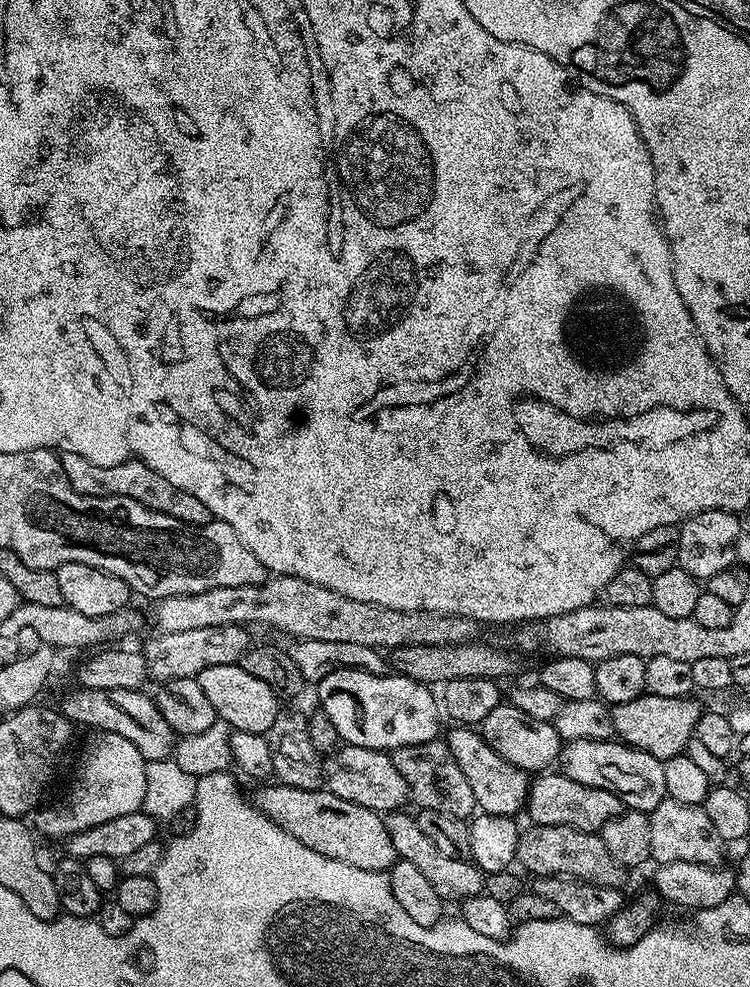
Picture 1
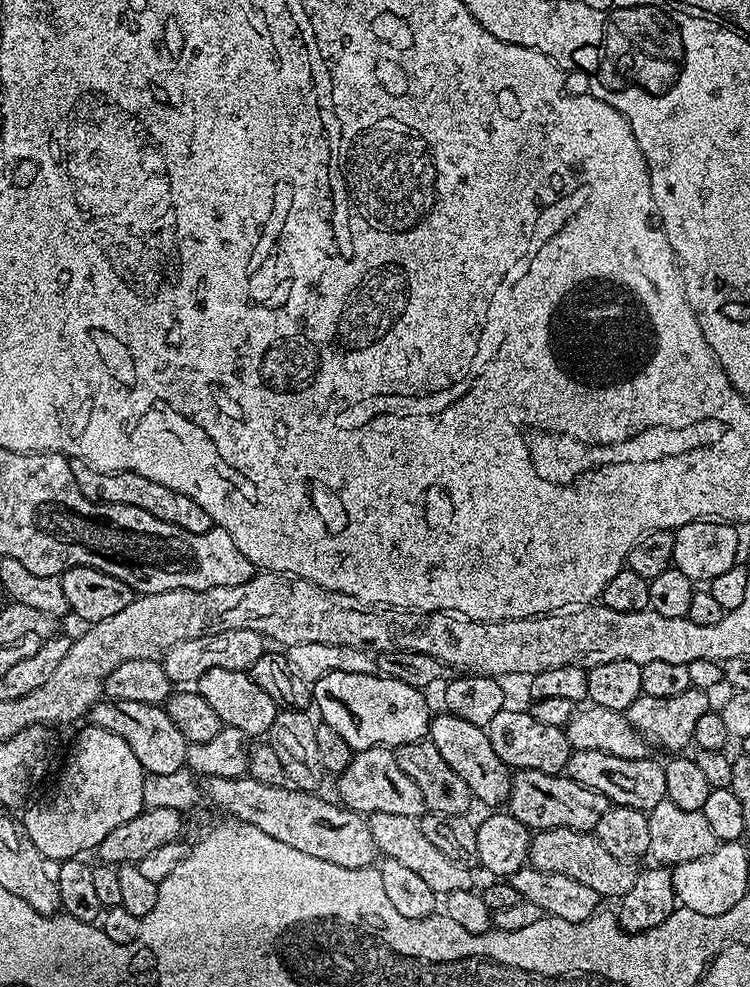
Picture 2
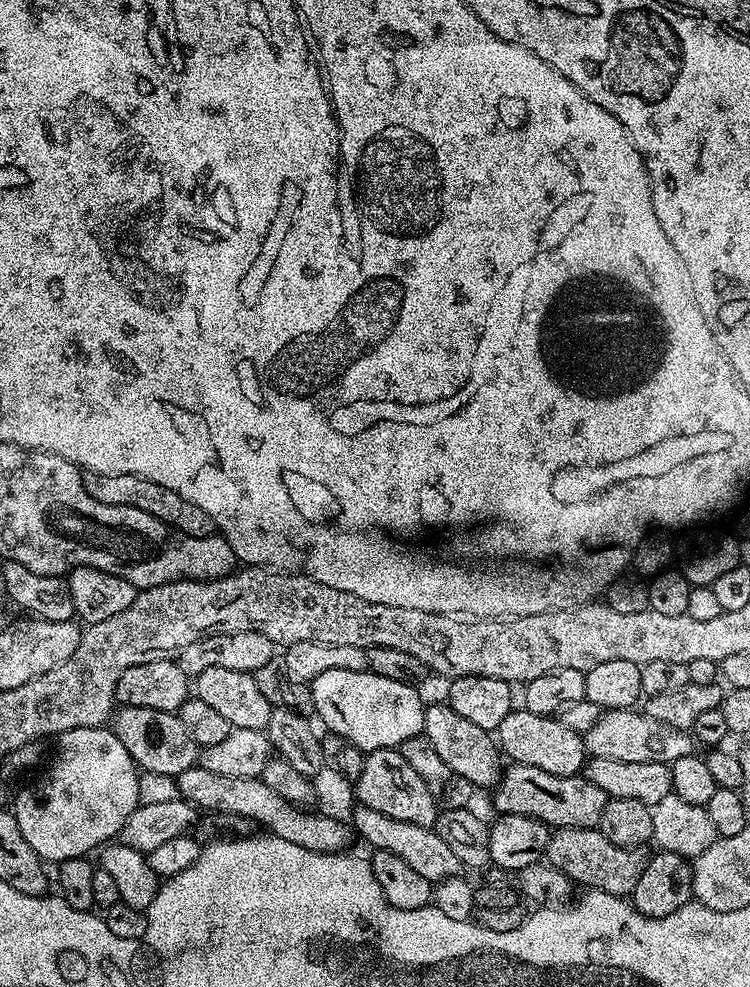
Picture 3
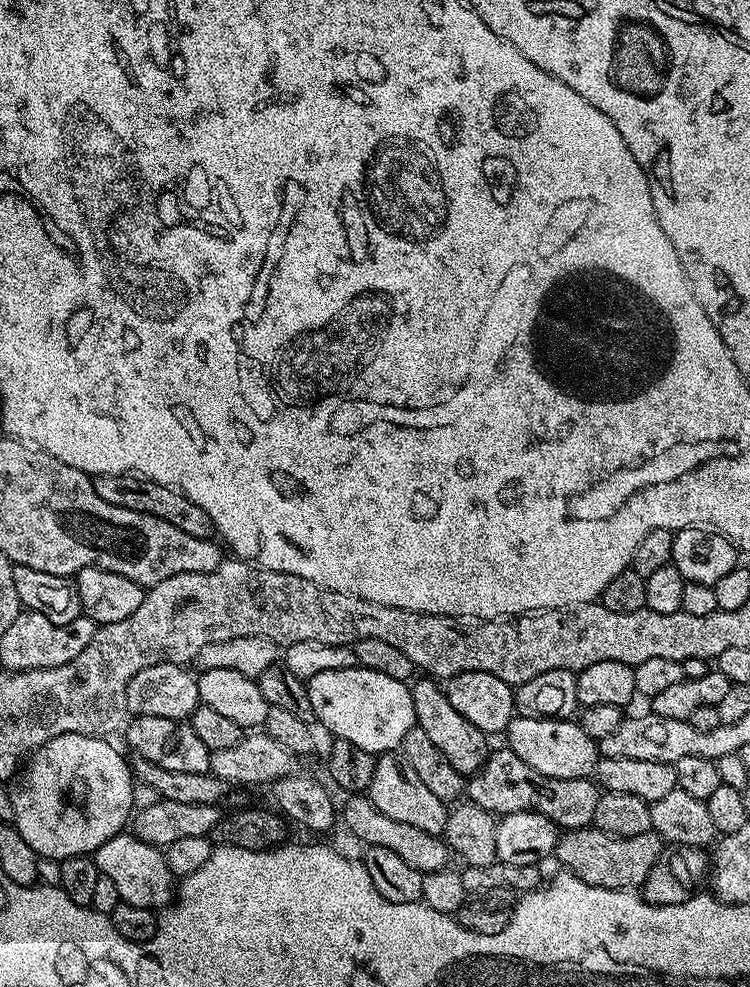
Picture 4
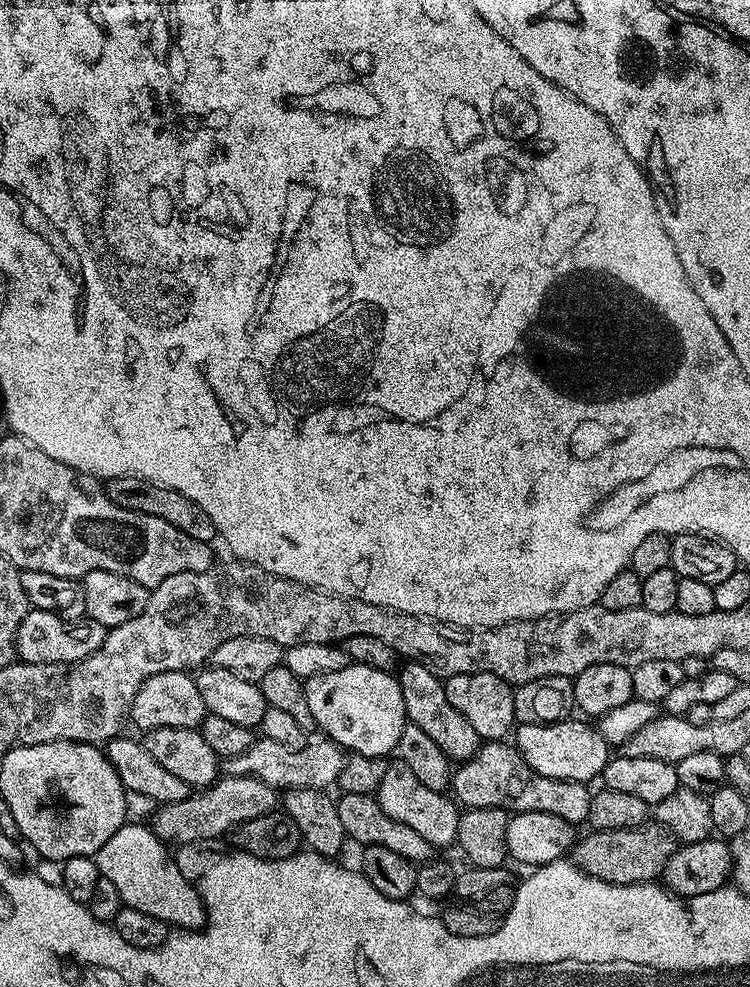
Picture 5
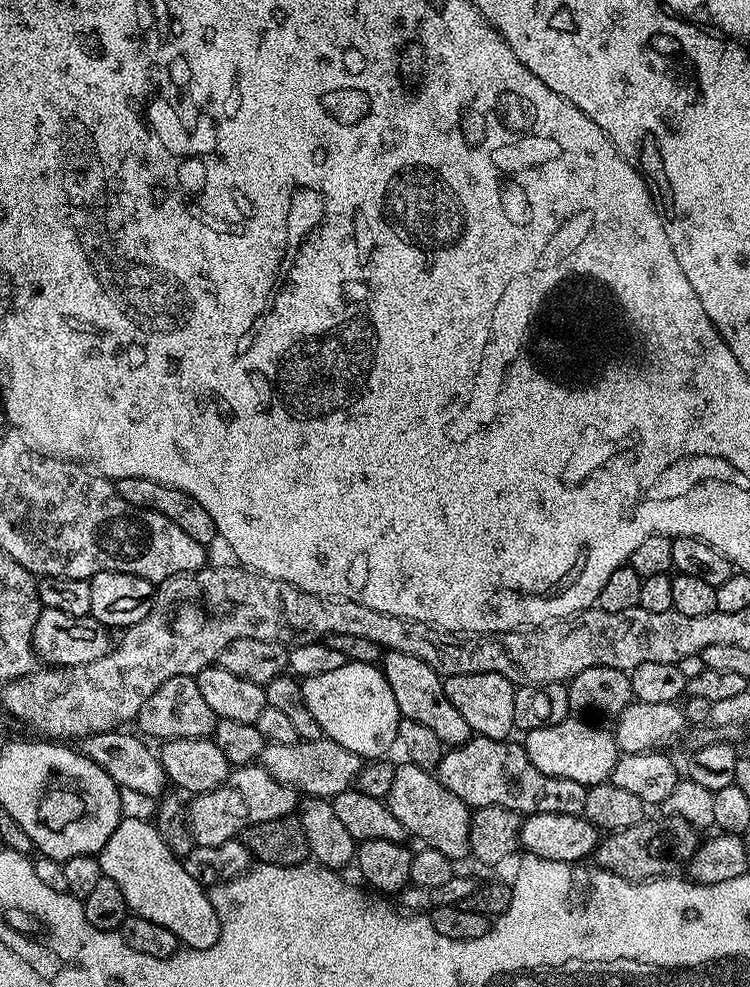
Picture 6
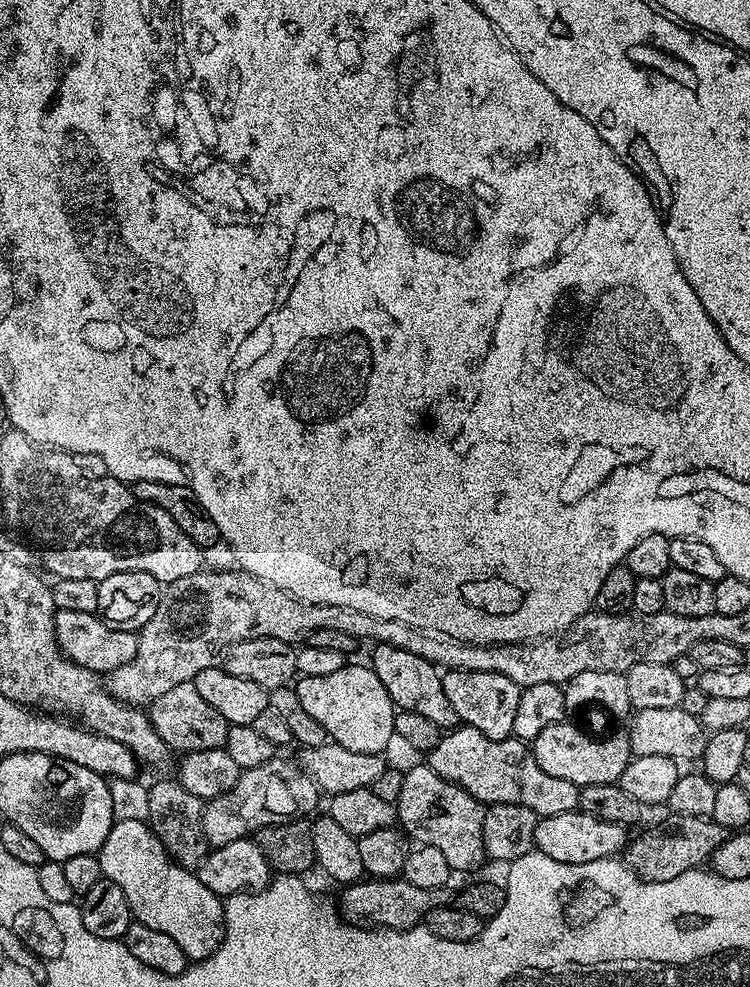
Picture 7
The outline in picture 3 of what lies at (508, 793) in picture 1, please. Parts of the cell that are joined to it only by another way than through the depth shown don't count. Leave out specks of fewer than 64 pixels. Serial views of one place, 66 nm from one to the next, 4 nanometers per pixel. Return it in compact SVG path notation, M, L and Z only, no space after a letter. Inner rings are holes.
M446 702L429 703L425 707L422 735L430 742L430 746L434 746L434 750L438 750L442 762L446 762L450 770L462 774L462 778L466 778L466 782L470 782L473 789L491 789L500 779L502 753L493 733L482 730L482 726L474 726L474 722L462 718L462 714L458 714Z

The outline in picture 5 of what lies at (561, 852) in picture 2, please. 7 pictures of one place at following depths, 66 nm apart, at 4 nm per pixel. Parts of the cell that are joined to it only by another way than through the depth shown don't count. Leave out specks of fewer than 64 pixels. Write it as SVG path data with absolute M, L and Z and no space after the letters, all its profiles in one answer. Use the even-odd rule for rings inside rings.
M655 822L645 824L642 830L627 828L613 832L592 830L589 833L589 836L581 835L572 845L571 863L607 884L647 884L655 881L678 846L675 836Z

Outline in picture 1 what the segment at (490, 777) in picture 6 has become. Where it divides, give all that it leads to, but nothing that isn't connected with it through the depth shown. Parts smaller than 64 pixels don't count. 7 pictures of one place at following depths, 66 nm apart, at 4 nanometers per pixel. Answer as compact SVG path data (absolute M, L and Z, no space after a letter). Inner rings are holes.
M552 774L537 775L528 789L526 813L533 825L566 826L596 834L602 826L606 826L606 822L610 822L610 818L625 811L624 804L614 794L610 794L610 790L582 786L582 782L574 782L563 774L548 775Z

